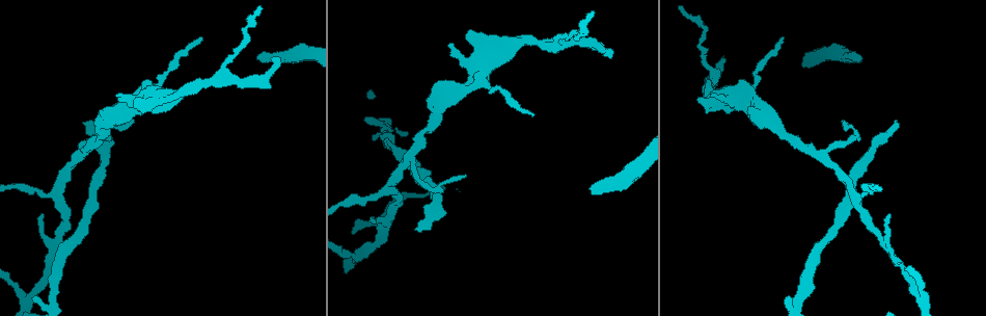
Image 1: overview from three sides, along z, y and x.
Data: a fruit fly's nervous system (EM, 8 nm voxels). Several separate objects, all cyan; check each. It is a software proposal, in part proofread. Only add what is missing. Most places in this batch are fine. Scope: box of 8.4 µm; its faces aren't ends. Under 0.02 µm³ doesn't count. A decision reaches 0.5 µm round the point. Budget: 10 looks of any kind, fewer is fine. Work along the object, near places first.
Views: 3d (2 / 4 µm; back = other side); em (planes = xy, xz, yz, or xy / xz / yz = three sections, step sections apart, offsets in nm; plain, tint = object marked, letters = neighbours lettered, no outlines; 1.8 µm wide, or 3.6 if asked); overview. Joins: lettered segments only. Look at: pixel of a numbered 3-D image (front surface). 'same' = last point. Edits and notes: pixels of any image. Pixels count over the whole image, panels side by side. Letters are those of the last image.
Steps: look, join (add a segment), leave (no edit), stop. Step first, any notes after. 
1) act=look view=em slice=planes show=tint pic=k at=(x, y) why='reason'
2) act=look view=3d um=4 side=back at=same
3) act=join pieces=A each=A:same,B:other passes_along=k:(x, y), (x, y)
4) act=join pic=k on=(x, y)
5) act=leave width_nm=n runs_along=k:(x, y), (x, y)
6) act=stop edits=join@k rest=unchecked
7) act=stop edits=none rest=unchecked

act=look view=em slice=planes show=letters pic=1 at=(897, 125) why='an open end'

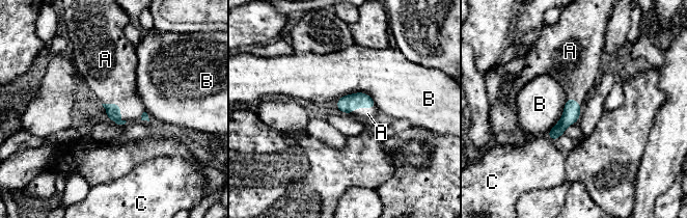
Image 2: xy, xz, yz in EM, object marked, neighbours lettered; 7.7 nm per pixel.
act=join pieces=A each=A:same,B:other,C:other passes_along=2:(113, 110), (119, 106), (110, 76) found='the cell continues'

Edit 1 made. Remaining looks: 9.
act=look view=em slice=planes show=letters pic=1 at=(34, 295) why='an open end'

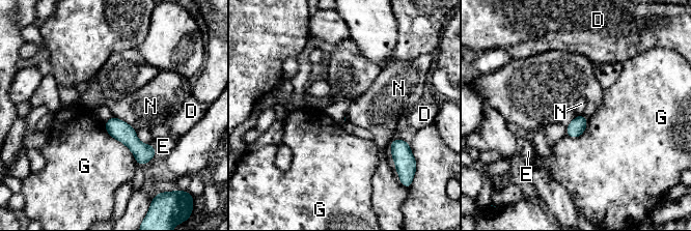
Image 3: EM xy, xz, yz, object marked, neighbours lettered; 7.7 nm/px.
act=leave each=D:other,E:other,G:other,N:other runs_along=3:(107, 125), (119, 130), (147, 159) found='none of them fits'

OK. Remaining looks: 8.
act=look view=3d um=2 pic=1 at=(723, 59) why='branch stops here'

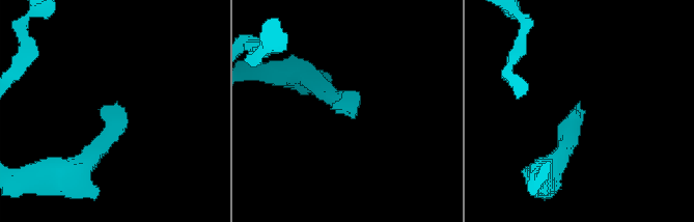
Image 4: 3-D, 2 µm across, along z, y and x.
act=look view=em slice=planes show=letters pic=4 at=(581, 113)

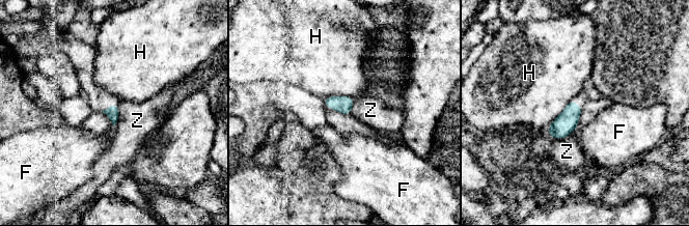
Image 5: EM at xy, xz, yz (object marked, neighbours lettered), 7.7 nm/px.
act=leave each=F:other,H:other,Z:other border=5:(576, 128), (560, 138), (550, 136) found='no lettered segment goes on from it'

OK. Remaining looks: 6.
act=stop edits=join@2 rest=unchecked

